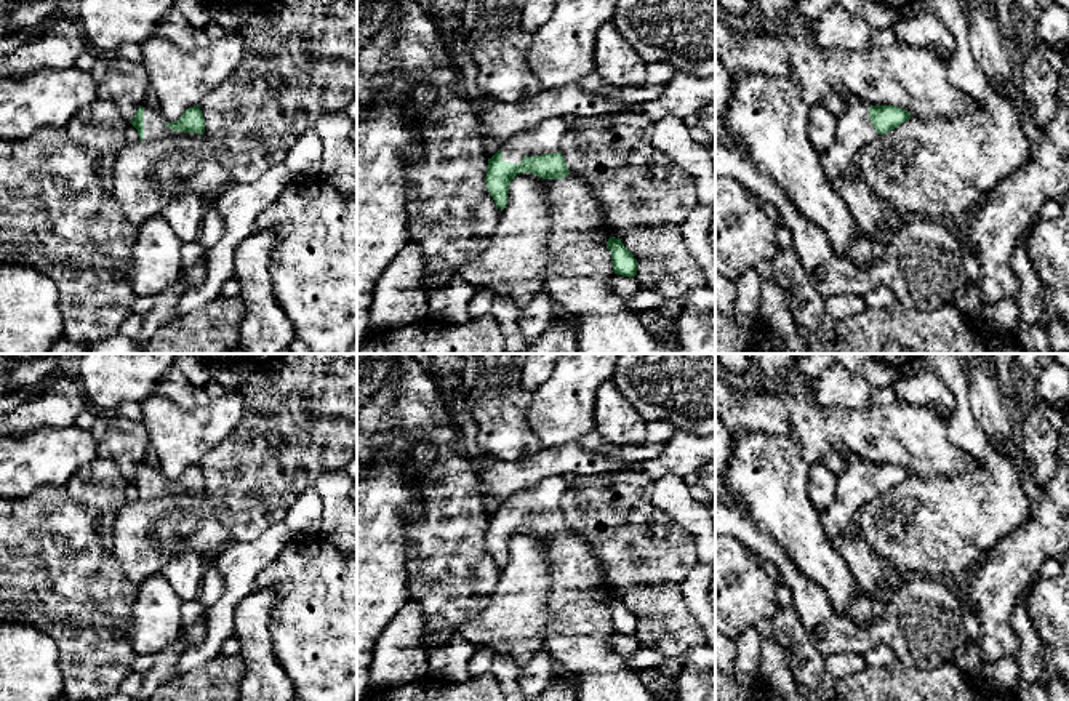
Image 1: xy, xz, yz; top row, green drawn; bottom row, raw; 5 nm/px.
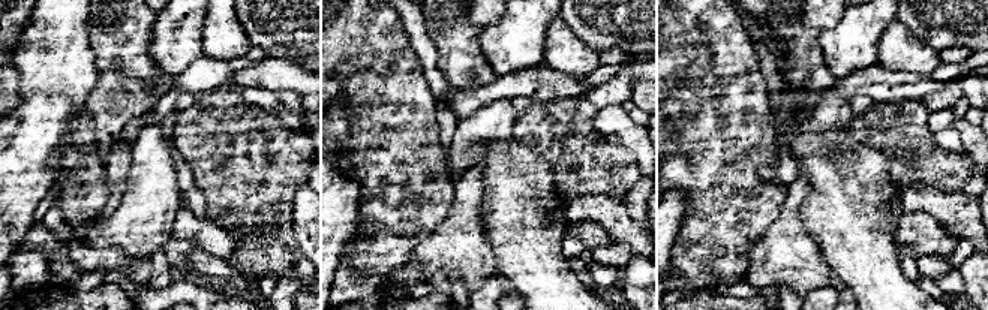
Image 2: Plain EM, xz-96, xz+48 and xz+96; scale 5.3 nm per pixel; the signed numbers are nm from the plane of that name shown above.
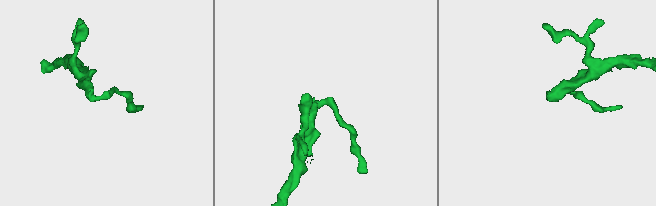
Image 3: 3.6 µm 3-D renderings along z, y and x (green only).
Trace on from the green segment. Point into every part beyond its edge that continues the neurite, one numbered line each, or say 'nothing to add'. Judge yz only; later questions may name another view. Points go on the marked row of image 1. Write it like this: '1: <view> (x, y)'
1: yz (855, 130)

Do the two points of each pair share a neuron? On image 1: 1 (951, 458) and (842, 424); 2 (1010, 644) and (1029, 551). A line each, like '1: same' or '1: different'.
1: same
2: same

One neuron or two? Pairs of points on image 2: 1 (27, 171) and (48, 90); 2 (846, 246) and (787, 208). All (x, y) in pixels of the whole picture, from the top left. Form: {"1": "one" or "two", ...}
{"1": "one", "2": "two"}

